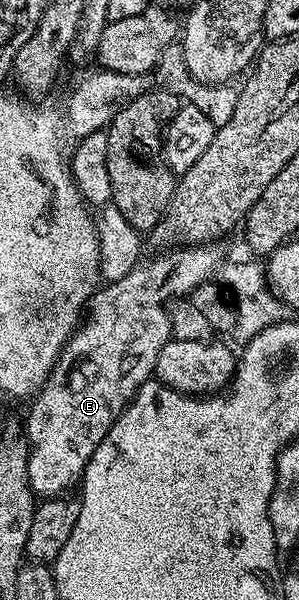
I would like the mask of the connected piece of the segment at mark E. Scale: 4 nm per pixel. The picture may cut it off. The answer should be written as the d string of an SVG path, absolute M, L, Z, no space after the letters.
M213 244L177 246L172 250L162 251L158 256L161 256L158 260L146 259L140 266L133 268L127 278L119 278L98 287L87 302L87 319L69 337L47 382L32 397L28 405L29 417L23 420L23 431L29 439L27 478L34 497L60 497L68 493L65 491L73 483L74 487L84 477L87 462L91 454L95 454L99 442L103 442L139 386L143 386L154 375L159 350L163 350L173 334L167 305L178 298L188 297L199 285L206 283L212 277L209 275L218 271L223 260L220 250Z

